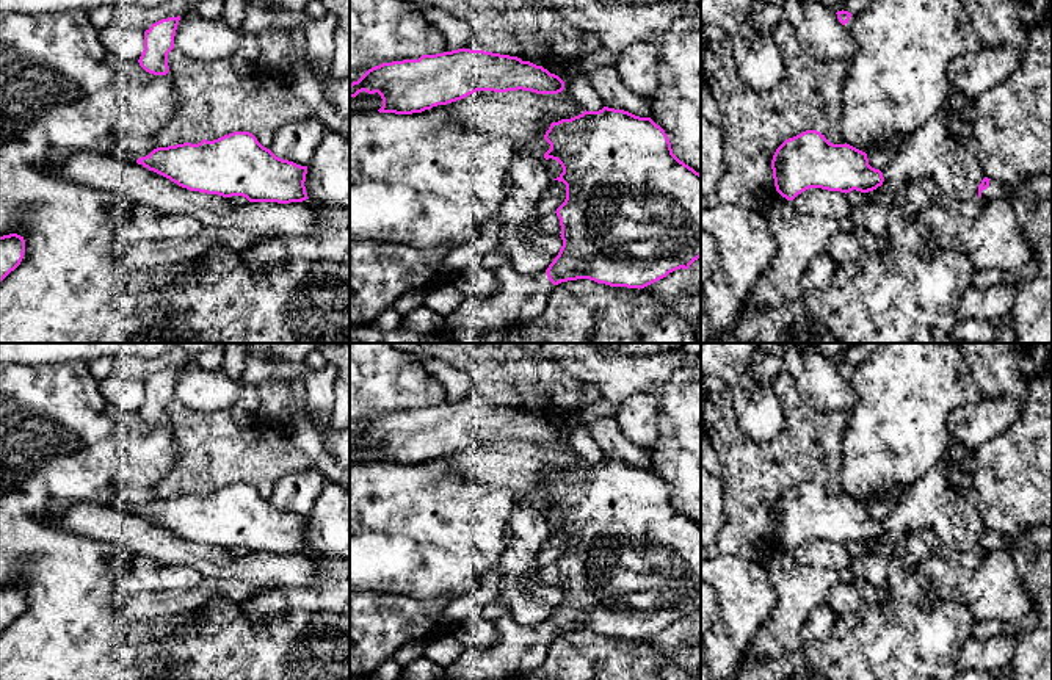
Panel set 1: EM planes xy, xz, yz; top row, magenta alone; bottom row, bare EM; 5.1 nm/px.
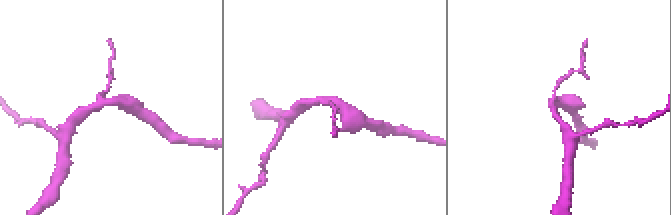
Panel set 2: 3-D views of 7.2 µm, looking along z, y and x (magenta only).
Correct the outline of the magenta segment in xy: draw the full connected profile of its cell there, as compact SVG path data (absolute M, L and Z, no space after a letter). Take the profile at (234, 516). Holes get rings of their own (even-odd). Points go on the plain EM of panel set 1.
M234 483L213 492L202 490L198 495L157 498L136 514L190 542L223 548L243 547L249 553L290 555L309 550L304 537L307 517L276 508L249 483Z

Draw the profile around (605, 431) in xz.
M599 417L588 425L588 429L605 458L624 461L640 468L651 467L648 450L629 440L615 417Z

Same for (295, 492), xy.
M315 467L293 472L276 481L268 500L282 511L309 517L326 483L328 478Z

